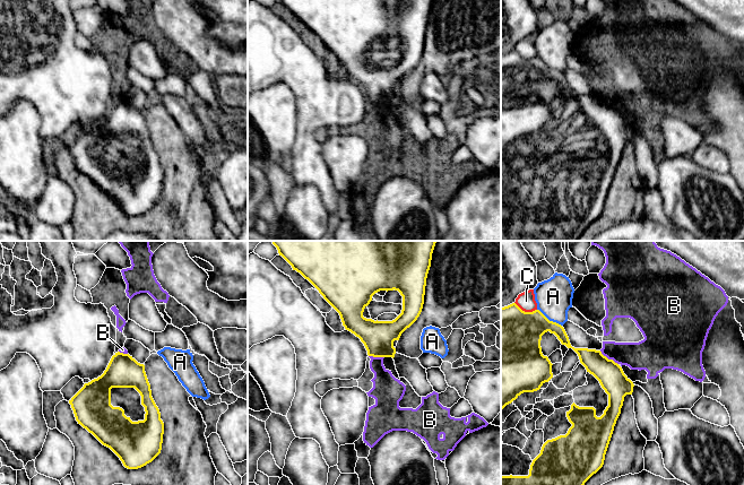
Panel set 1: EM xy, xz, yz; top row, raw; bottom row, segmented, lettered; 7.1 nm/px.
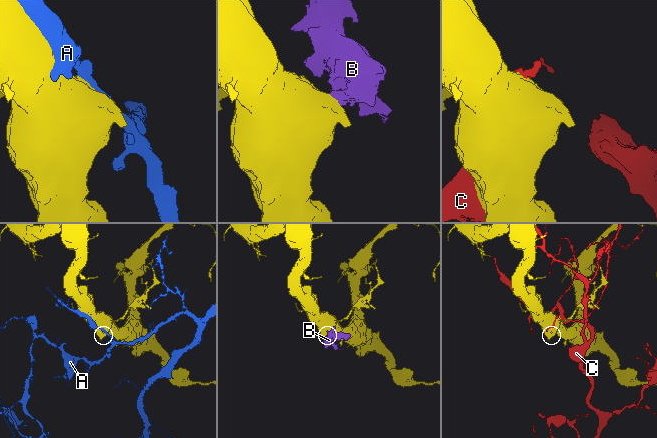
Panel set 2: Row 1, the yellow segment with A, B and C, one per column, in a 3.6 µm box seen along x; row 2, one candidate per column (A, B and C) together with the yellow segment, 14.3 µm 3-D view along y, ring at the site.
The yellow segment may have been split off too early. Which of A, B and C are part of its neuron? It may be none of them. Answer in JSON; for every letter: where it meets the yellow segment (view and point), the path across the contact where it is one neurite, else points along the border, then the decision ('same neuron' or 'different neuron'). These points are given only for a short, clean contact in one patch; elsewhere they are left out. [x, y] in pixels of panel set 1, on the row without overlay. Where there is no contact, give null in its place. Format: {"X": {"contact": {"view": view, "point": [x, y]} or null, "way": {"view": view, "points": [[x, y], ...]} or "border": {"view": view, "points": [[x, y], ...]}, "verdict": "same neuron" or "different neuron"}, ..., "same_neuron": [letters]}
{"A": {"contact": {"view": "yz", "point": [548, 67]}, "verdict": "different neuron"}, "B": {"contact": {"view": "yz", "point": [607, 105]}, "border": {"view": "yz", "points": [[599, 97], [617, 111]]}, "verdict": "different neuron"}, "C": {"contact": {"view": "yz", "point": [526, 59]}, "verdict": "different neuron"}, "same_neuron": []}

